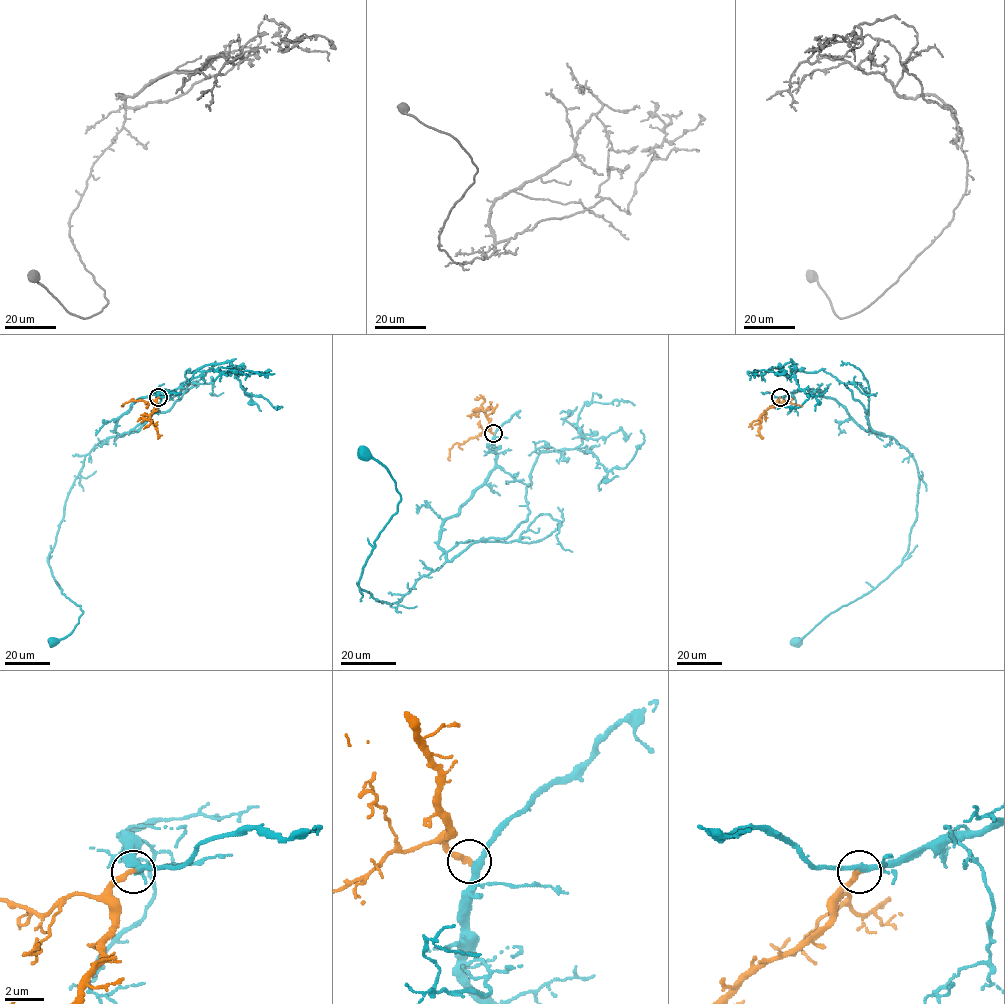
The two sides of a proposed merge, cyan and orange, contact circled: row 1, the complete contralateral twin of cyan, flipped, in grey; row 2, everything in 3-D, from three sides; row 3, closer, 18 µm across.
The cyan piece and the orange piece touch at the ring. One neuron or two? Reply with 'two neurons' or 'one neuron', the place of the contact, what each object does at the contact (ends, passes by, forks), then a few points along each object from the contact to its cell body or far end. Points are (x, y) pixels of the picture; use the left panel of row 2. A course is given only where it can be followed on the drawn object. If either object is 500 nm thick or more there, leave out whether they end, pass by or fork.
one neuron | (158, 397) | cyan passes by | orange ends | cyan via (159, 397), (157, 389), (119, 417), (120, 435), (85, 456), (70, 489), (47, 559), (82, 613), (53, 639) | orange via (158, 397), (150, 416), (158, 439)

